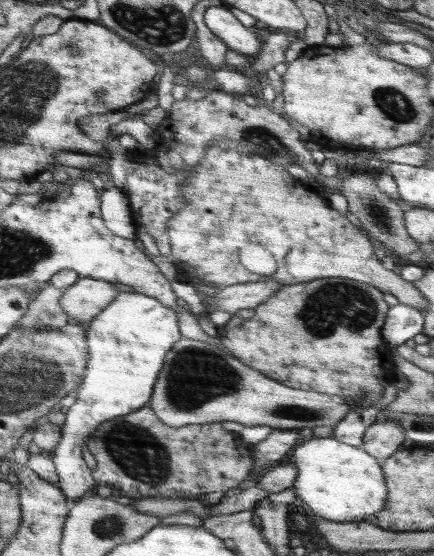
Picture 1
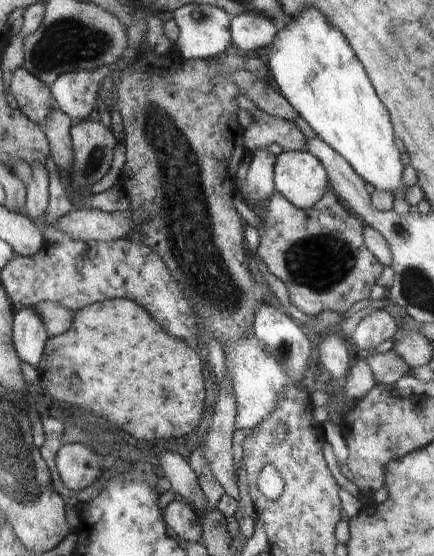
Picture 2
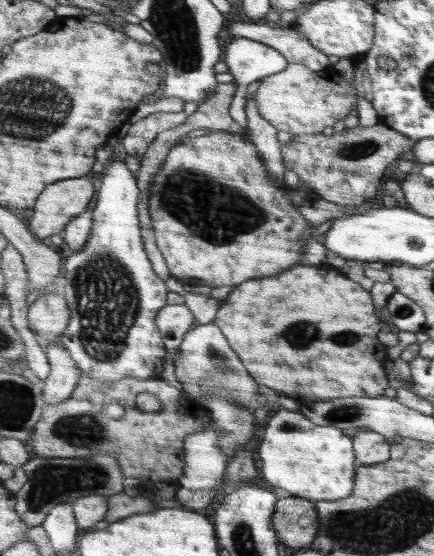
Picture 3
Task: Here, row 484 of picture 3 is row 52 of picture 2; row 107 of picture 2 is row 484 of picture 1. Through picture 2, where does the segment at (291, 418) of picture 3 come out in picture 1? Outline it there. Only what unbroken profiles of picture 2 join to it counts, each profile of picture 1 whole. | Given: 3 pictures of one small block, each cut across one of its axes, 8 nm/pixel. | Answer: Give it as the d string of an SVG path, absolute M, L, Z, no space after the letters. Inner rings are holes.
M332 435L325 438L312 436L299 441L286 461L294 462L298 470L291 488L312 515L332 522L370 522L373 515L384 507L387 488L380 468L382 461L361 447L342 443Z

